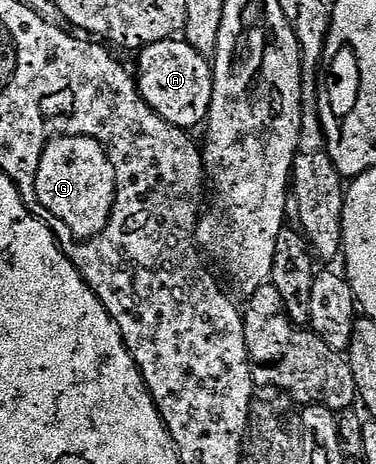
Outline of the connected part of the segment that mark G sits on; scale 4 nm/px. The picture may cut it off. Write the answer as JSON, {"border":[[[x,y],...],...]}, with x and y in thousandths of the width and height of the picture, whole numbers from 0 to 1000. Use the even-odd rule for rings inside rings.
{"border":[[[157,289],[130,300],[117,317],[96,366],[96,438],[117,444],[154,478],[170,481],[189,515],[253,511],[271,485],[293,485],[282,468],[303,459],[303,442],[343,444],[338,418],[298,420],[314,377],[287,347],[293,334],[274,308],[231,291]],[[245,438],[266,446],[266,455],[255,455],[255,481],[245,481]]]}

